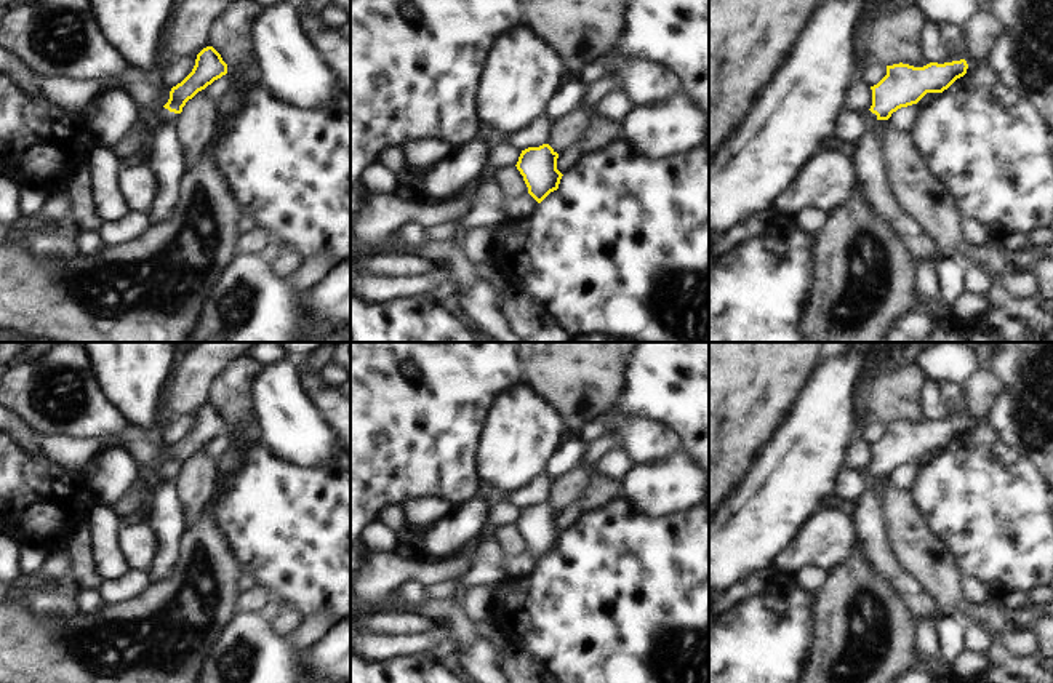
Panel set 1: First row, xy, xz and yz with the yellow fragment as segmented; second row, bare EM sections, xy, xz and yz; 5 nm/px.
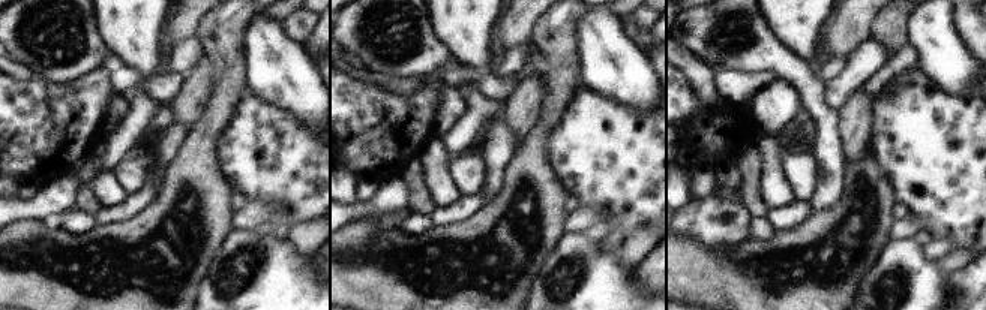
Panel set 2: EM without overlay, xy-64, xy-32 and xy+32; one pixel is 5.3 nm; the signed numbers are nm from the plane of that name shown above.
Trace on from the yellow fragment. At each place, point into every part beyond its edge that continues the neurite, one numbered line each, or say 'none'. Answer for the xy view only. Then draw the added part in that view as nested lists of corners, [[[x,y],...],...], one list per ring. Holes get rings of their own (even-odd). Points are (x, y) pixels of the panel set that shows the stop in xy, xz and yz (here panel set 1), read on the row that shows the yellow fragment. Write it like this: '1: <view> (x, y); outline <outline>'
1: xy (160, 112); outline [[[154,107],[152,115],[171,125],[178,125],[179,122],[179,114],[170,112],[165,107]]]

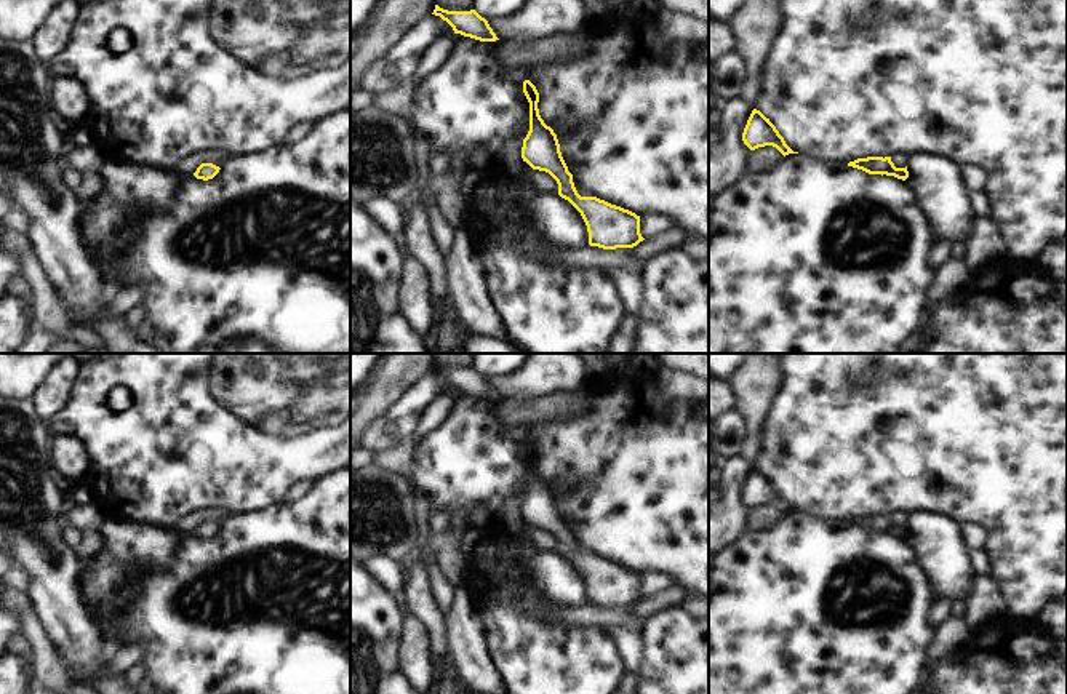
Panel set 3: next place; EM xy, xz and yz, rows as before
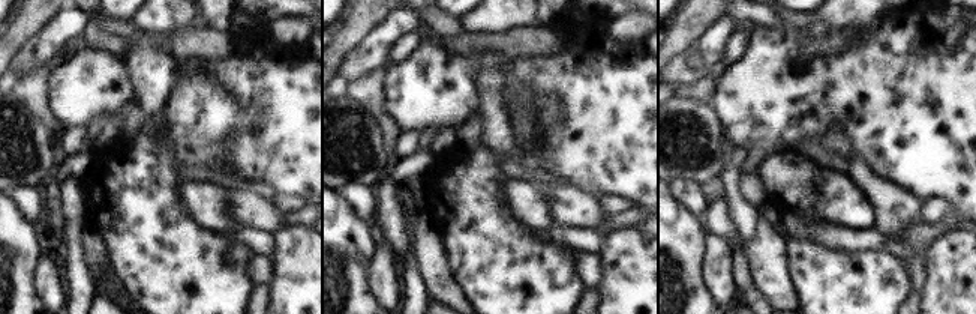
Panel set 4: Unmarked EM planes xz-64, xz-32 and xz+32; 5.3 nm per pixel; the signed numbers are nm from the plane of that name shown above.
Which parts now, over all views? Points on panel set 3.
none

